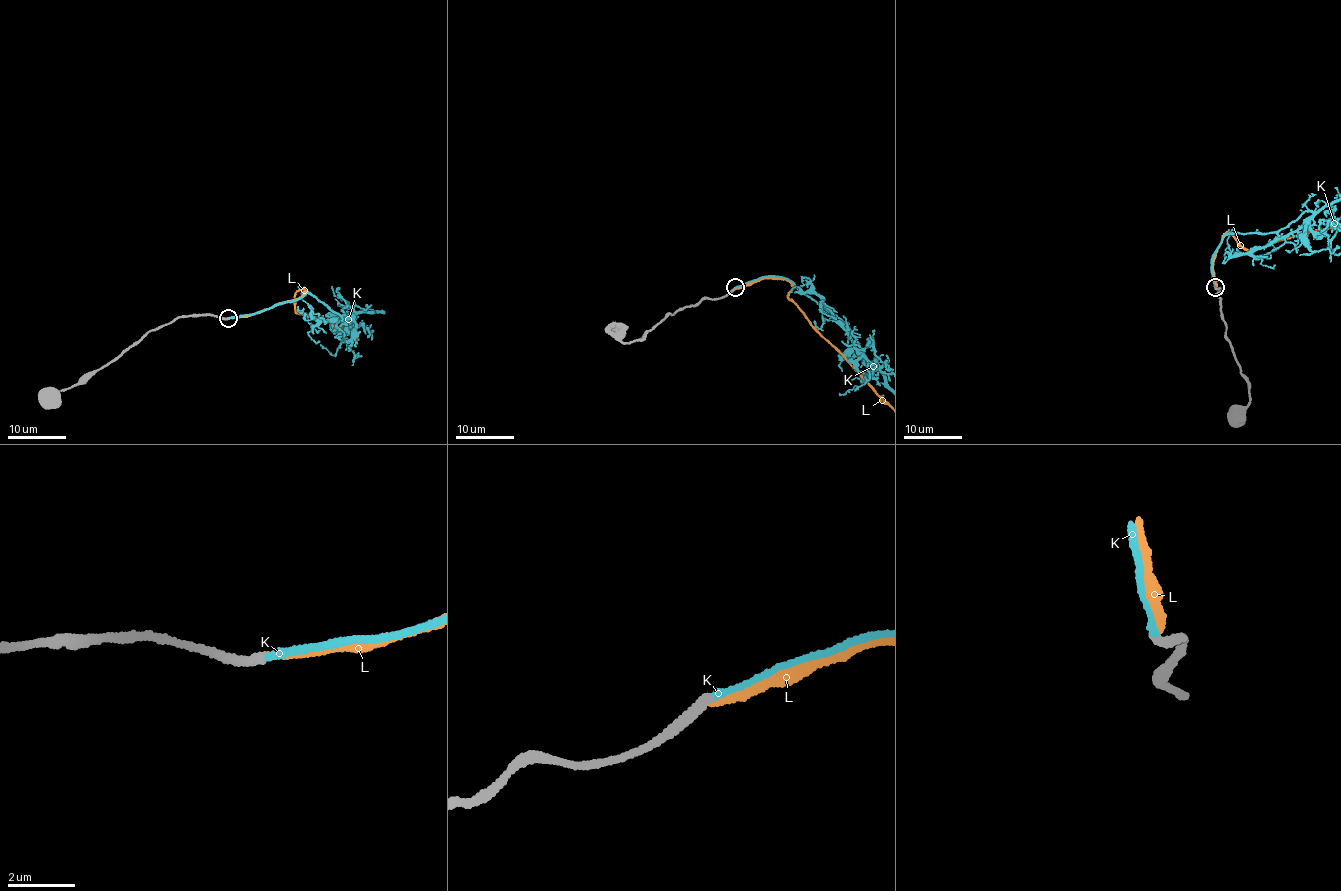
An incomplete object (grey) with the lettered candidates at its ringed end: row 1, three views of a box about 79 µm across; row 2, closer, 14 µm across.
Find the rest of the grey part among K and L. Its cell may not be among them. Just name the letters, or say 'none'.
K

